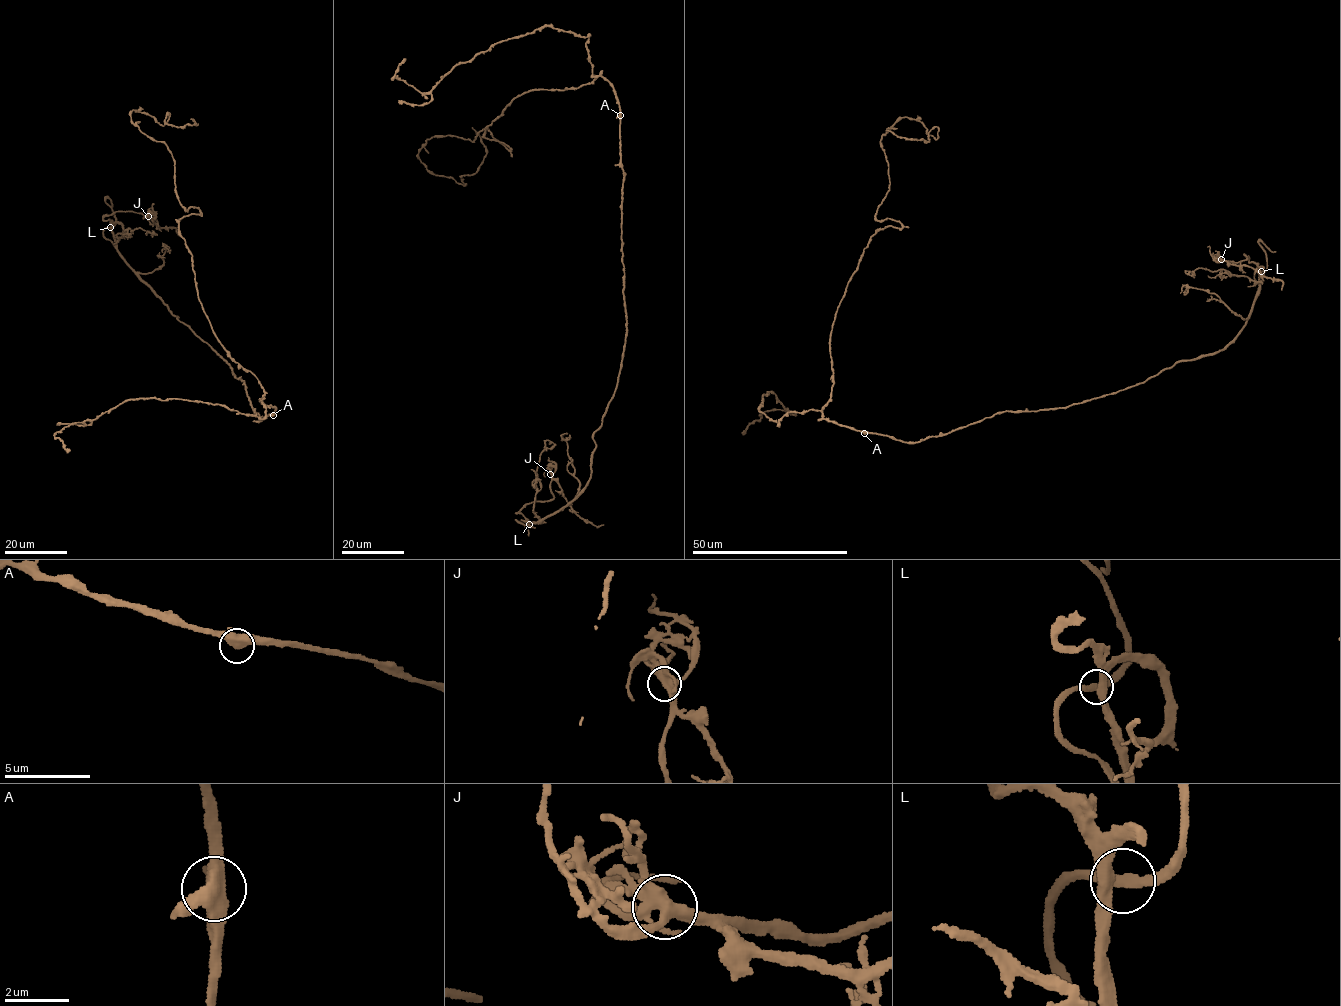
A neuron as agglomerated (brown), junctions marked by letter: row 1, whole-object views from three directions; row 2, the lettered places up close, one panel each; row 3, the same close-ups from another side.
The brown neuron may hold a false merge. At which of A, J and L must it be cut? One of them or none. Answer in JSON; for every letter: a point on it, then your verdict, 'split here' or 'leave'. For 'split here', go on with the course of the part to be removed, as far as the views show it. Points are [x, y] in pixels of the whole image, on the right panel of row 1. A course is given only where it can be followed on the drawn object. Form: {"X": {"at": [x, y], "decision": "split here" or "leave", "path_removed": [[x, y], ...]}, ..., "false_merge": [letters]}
{"A": {"at": [864, 433], "decision": "leave"}, "J": {"at": [1221, 259], "decision": "leave"}, "L": {"at": [1261, 271], "decision": "leave"}, "false_merge": []}

